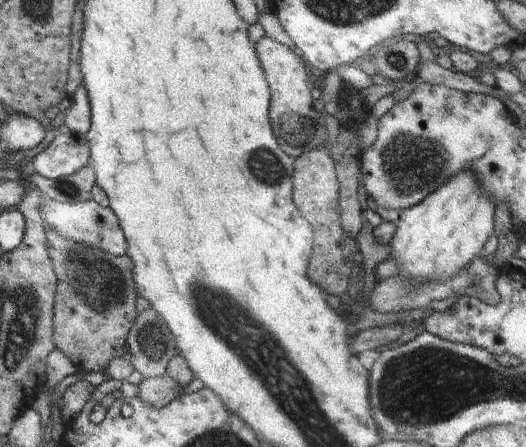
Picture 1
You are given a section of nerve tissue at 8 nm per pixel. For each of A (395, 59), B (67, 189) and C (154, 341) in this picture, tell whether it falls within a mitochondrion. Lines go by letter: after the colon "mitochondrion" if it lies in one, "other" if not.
A: mitochondrion
B: mitochondrion
C: mitochondrion

